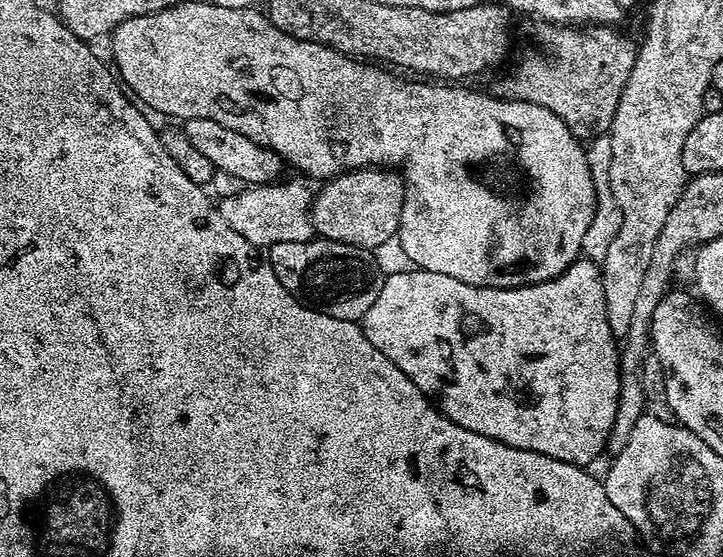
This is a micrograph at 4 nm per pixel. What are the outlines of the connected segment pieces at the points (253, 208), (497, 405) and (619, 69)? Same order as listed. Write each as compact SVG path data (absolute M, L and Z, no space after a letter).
M296 180L284 183L245 186L242 194L220 200L218 207L226 226L230 226L234 234L242 234L242 238L246 238L246 242L258 250L267 250L278 242L306 242L313 239L312 209L307 186Z
M577 259L575 264L571 264L553 280L541 284L524 284L521 288L479 288L473 284L458 282L458 278L449 278L447 274L434 274L423 270L384 276L383 282L378 298L374 298L374 306L366 310L362 321L366 338L370 338L373 346L382 350L382 354L386 354L386 358L390 358L390 362L394 362L394 366L398 366L398 370L402 370L402 374L406 374L406 378L410 378L410 382L414 382L420 392L435 401L449 420L466 430L474 430L474 434L482 434L506 446L546 454L555 460L581 466L591 465L591 460L598 459L600 451L603 453L607 449L620 398L620 365L618 344L610 330L610 322L606 322L602 272L591 260Z
M551 22L539 26L536 48L517 62L509 76L500 76L493 82L491 95L530 102L558 114L581 141L605 135L636 65L637 41L623 36L616 26L561 26Z

